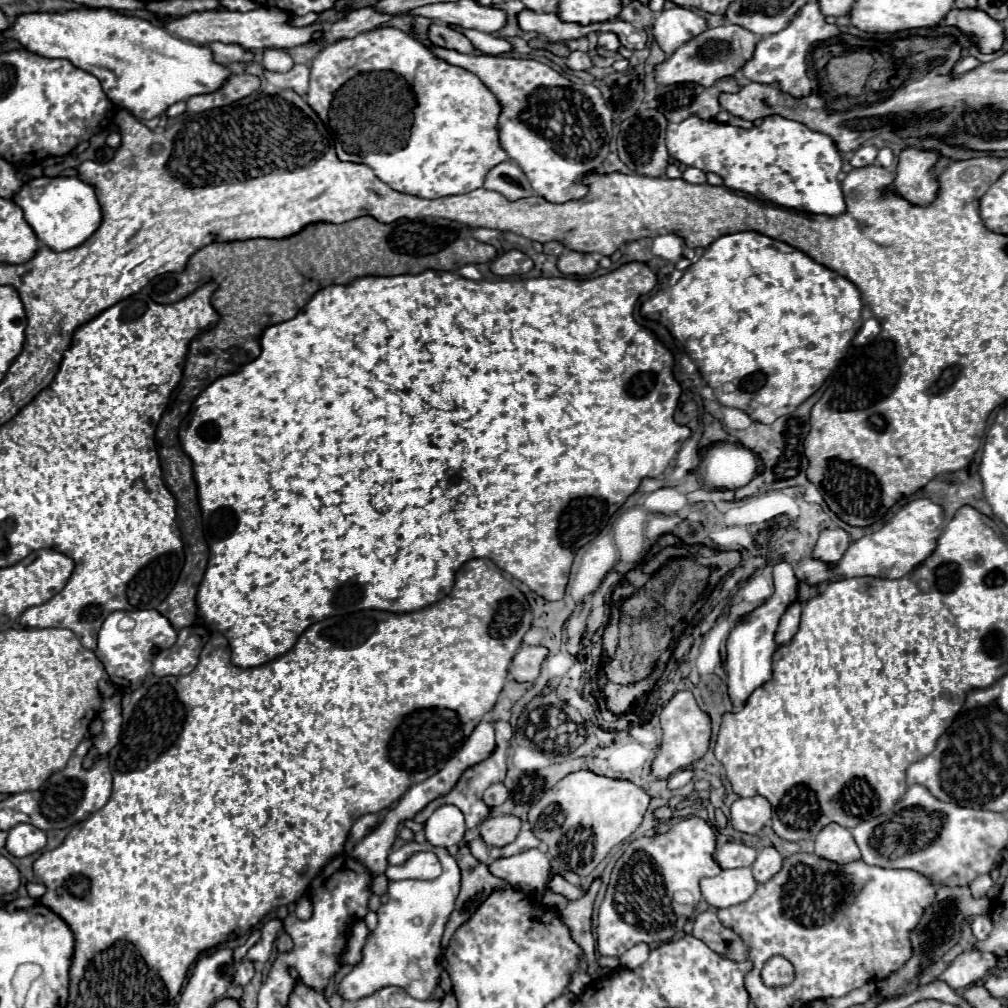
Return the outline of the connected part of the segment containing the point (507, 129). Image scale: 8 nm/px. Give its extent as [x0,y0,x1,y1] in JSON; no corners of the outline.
[423,40,613,204]

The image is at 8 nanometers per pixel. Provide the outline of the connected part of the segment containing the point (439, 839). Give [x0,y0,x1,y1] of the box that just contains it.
[425,806,465,846]

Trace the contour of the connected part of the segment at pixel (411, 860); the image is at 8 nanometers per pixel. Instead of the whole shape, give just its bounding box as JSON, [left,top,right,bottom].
[385,852,441,880]

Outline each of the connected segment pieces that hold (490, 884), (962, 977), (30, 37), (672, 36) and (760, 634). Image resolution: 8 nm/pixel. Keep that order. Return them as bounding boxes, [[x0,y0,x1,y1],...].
[[441,846,507,948],[939,948,997,990],[3,8,231,120],[651,6,707,56],[727,562,799,706]]

